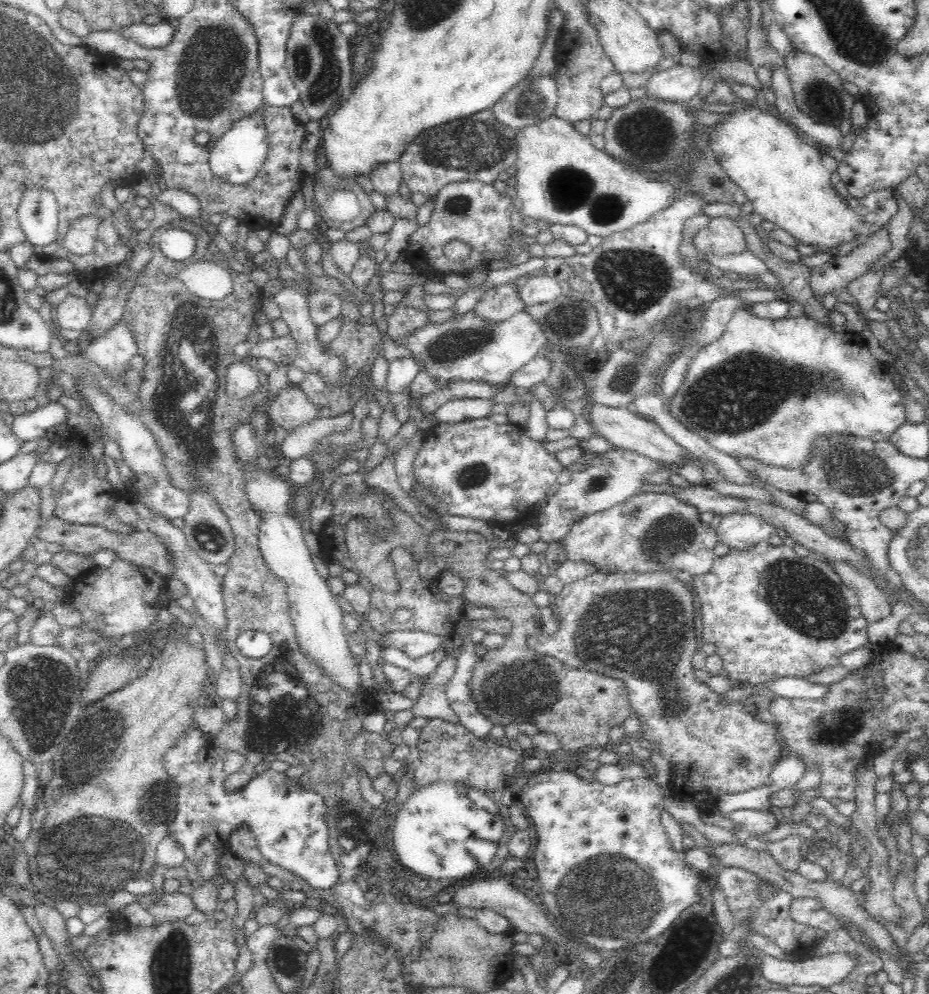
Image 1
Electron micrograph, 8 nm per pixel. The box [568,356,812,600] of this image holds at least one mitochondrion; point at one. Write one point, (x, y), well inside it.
(669, 533)

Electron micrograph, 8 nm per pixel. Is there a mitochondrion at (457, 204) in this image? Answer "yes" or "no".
yes

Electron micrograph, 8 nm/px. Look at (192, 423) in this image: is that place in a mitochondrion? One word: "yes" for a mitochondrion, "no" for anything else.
yes

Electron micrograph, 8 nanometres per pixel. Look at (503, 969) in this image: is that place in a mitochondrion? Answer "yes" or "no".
no

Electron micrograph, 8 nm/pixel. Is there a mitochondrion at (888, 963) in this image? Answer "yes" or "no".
no

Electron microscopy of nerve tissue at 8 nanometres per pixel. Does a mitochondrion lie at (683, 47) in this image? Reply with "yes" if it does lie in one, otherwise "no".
no

